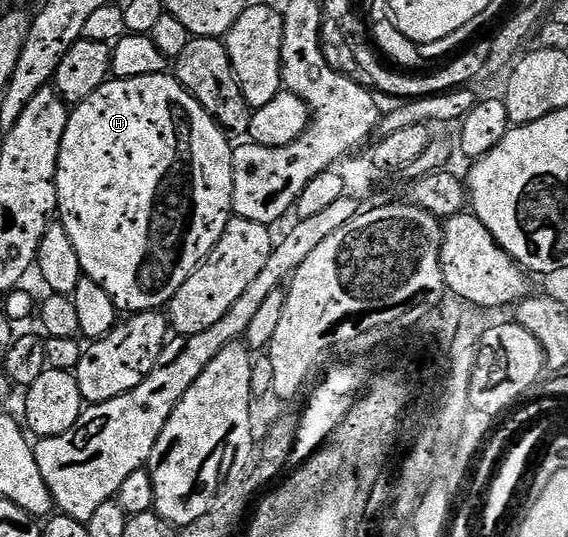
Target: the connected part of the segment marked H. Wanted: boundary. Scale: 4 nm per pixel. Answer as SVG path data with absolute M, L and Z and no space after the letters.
M171 73L154 76L138 76L137 78L116 78L99 86L90 97L75 103L69 113L66 132L62 136L62 148L58 156L56 169L56 208L58 222L66 228L66 236L70 236L70 244L74 244L74 252L78 252L80 269L90 280L102 284L106 292L114 300L117 311L139 312L141 310L159 311L167 307L169 300L186 284L186 280L204 263L204 257L218 244L222 232L226 228L232 212L232 152L234 149L229 135L221 130L194 100L194 96L181 82L176 81Z

